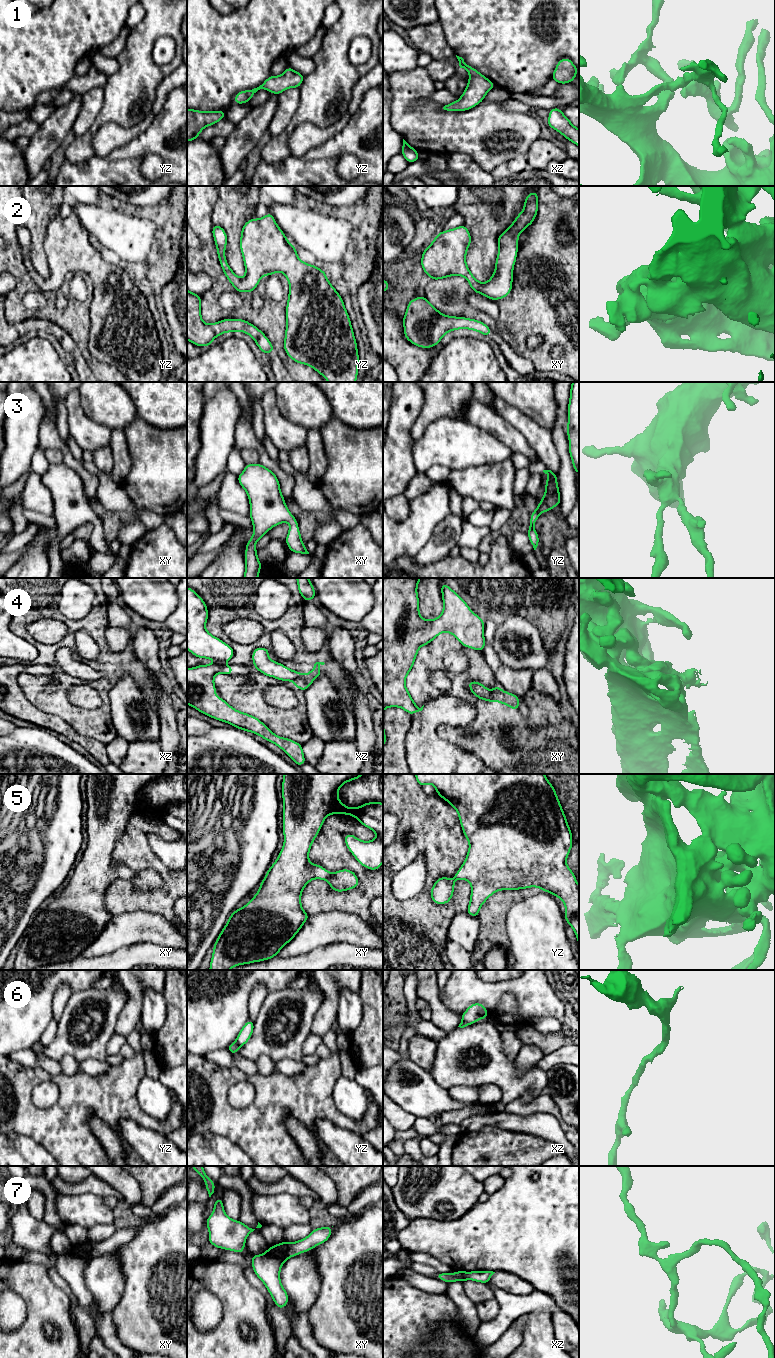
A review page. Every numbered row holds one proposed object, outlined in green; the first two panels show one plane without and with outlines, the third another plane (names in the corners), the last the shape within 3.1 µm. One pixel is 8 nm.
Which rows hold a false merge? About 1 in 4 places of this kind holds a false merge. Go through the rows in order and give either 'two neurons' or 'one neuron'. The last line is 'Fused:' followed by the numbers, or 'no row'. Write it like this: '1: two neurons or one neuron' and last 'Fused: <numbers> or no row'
1: one neuron
2: one neuron
3: one neuron
4: two neurons
5: one neuron
6: two neurons
7: one neuron
Fused: 4, 6

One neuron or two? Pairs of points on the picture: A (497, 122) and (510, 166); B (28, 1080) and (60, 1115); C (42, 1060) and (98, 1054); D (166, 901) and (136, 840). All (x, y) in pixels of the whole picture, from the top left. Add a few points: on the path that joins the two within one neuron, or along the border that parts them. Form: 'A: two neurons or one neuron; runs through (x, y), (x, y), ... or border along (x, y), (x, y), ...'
A: two neurons; border along (525, 155), (516, 155), (501, 162), (490, 172)
B: one neuron; runs through (25, 1094), (25, 1103), (37, 1115), (46, 1115)
C: two neurons; border along (42, 1051), (46, 1056), (59, 1062)
D: one neuron; runs through (167, 886), (167, 875), (147, 855)

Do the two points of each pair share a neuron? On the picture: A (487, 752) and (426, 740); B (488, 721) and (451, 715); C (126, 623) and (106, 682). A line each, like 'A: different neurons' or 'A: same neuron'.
A: different neurons
B: different neurons
C: different neurons

